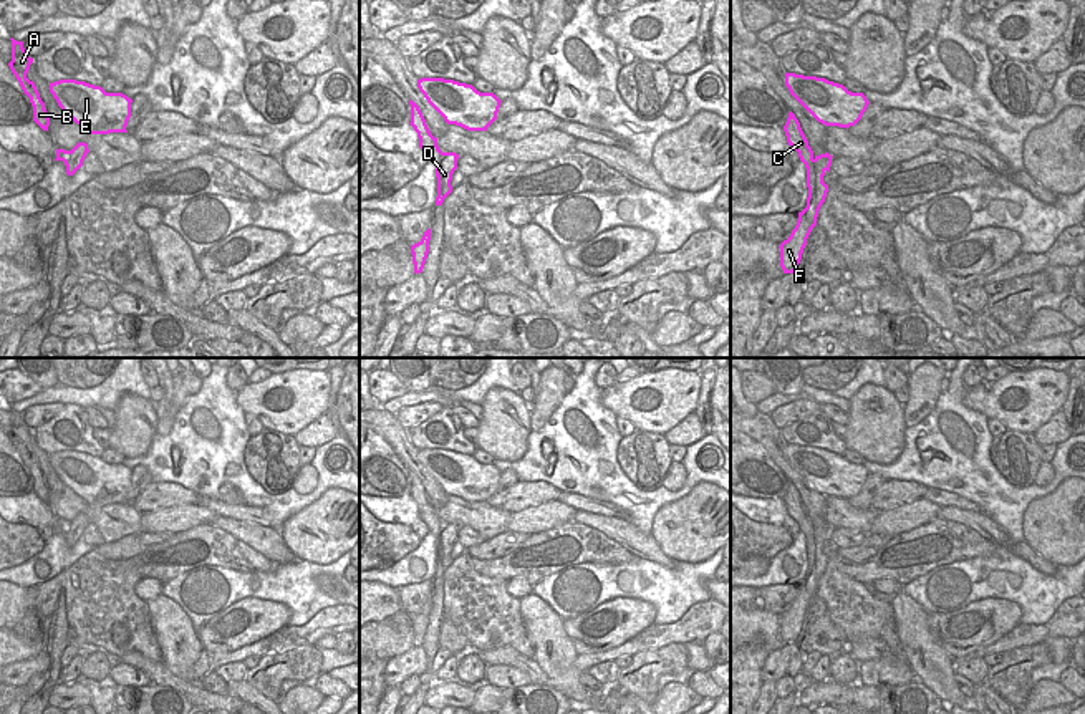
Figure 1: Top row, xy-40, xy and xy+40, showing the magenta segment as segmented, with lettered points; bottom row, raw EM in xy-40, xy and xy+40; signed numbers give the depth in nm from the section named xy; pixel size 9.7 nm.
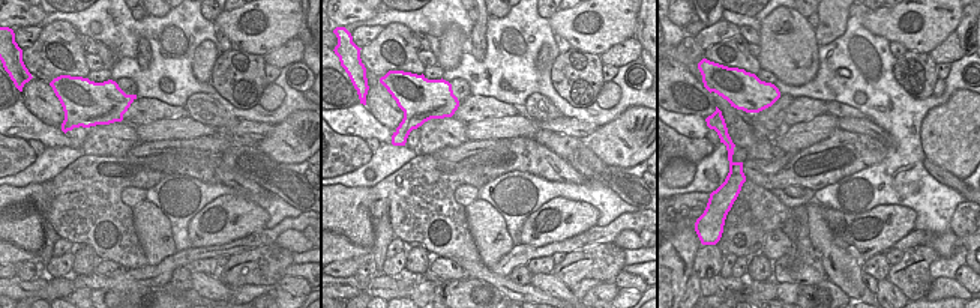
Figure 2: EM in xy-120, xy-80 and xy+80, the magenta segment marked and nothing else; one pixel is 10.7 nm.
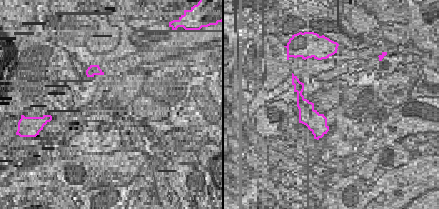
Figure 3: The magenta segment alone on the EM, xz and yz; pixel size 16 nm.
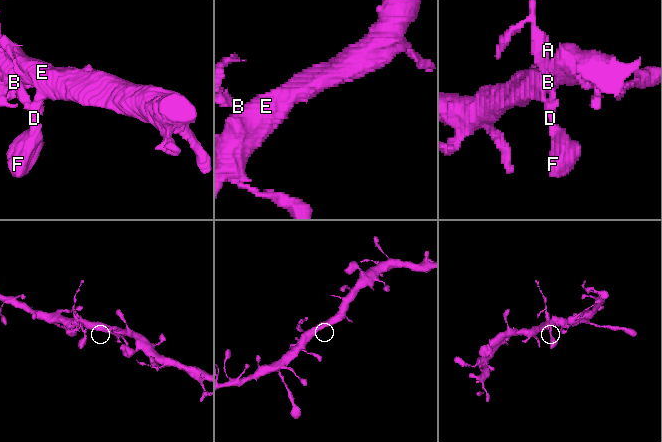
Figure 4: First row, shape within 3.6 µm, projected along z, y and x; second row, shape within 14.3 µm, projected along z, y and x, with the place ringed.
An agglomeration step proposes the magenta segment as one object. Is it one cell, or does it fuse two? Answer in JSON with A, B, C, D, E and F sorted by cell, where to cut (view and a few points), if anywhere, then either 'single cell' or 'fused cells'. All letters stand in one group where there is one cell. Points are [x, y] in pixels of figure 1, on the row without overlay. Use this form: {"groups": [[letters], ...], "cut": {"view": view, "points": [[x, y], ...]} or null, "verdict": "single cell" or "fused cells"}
{"groups": [["A", "B", "C"], ["D", "E", "F"]], "cut": {"view": "xy", "points": [[443, 524], [443, 532], [436, 539]]}, "verdict": "fused cells"}

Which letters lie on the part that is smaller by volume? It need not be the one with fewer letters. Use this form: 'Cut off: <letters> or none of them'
Cut off: A, B, C

